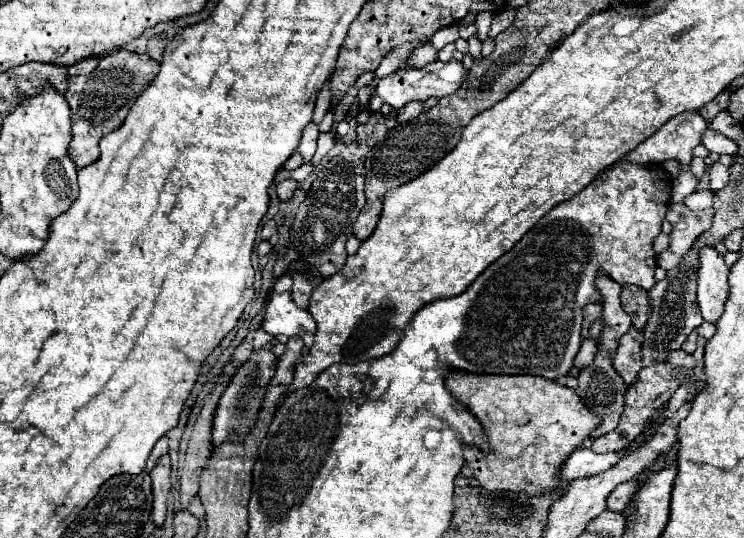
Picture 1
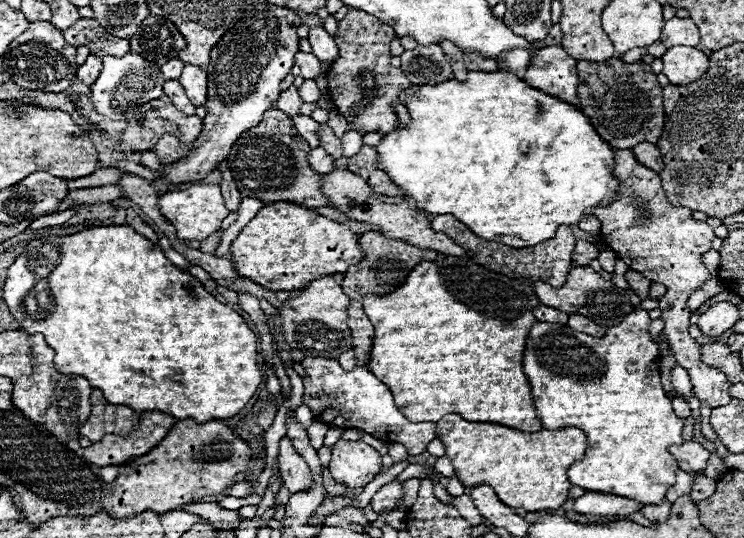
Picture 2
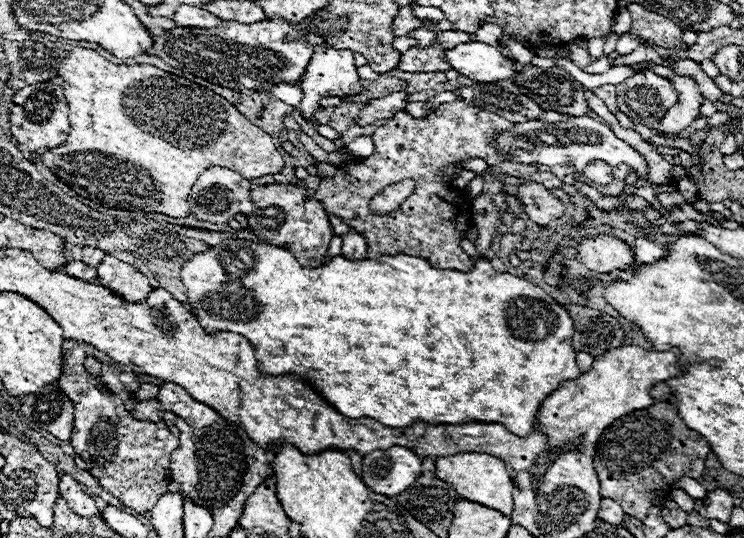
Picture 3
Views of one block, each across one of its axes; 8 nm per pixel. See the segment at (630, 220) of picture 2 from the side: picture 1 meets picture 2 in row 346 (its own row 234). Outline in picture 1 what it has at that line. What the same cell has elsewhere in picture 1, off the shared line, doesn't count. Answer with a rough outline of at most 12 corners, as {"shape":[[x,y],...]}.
{"shape":[[670,204],[669,247],[657,266],[678,266],[694,240],[712,224],[714,208],[692,212]]}

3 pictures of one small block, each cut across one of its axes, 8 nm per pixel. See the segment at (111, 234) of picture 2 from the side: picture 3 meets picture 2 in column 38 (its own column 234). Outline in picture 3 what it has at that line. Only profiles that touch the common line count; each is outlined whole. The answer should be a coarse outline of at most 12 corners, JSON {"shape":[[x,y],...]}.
{"shape":[[228,238],[208,334],[392,428],[528,436],[582,374],[538,286]]}

